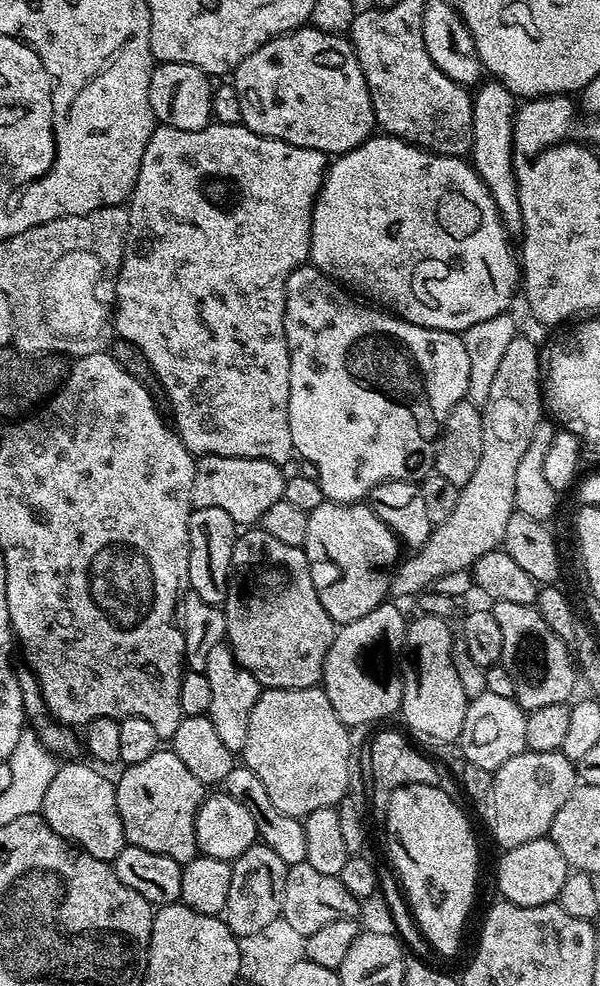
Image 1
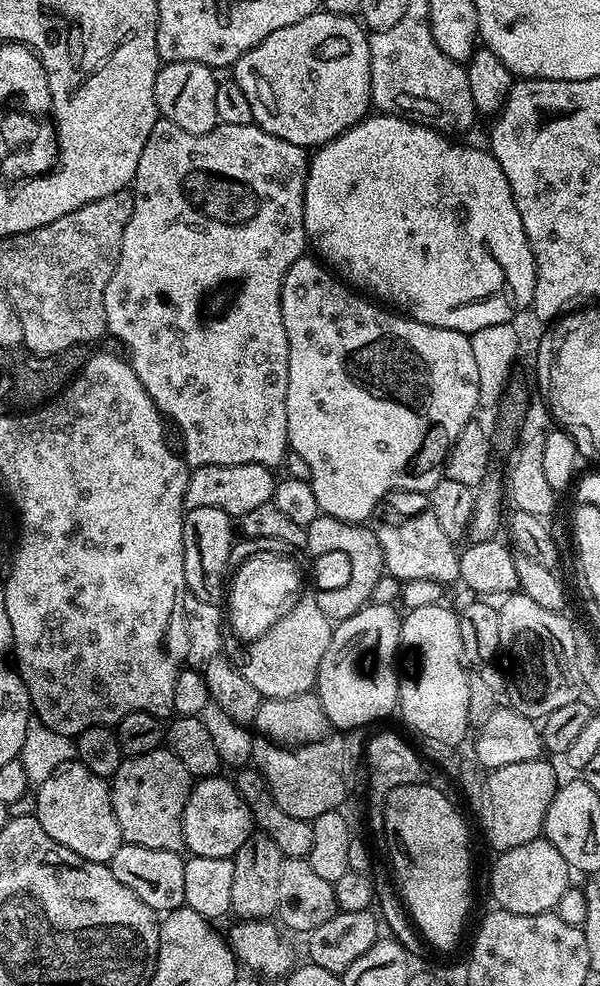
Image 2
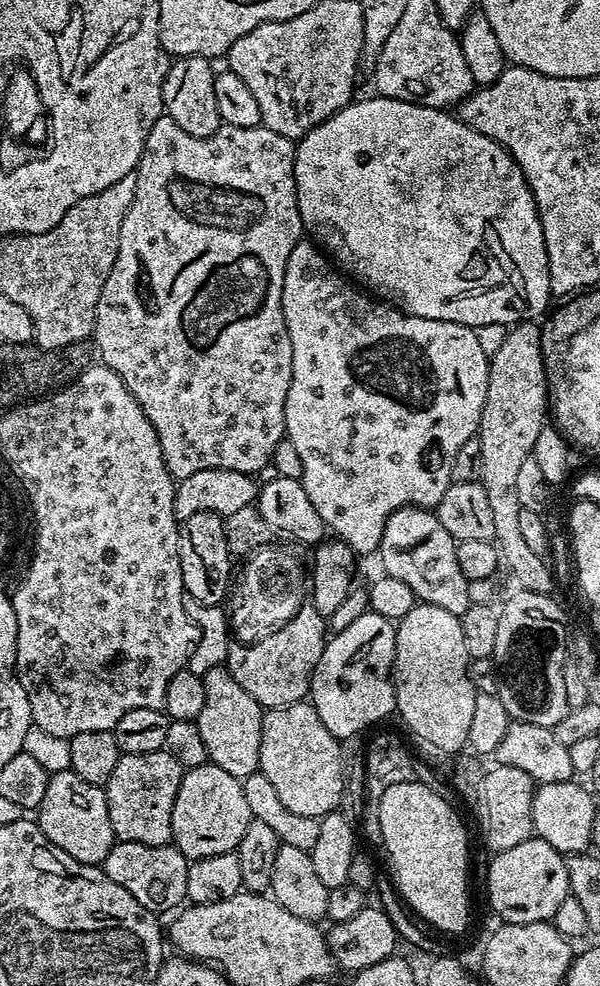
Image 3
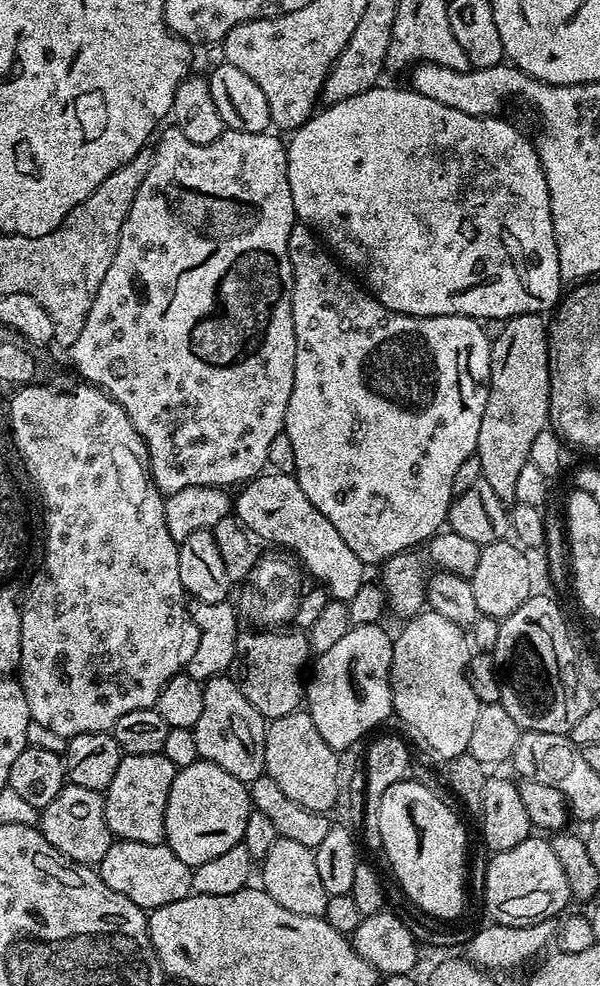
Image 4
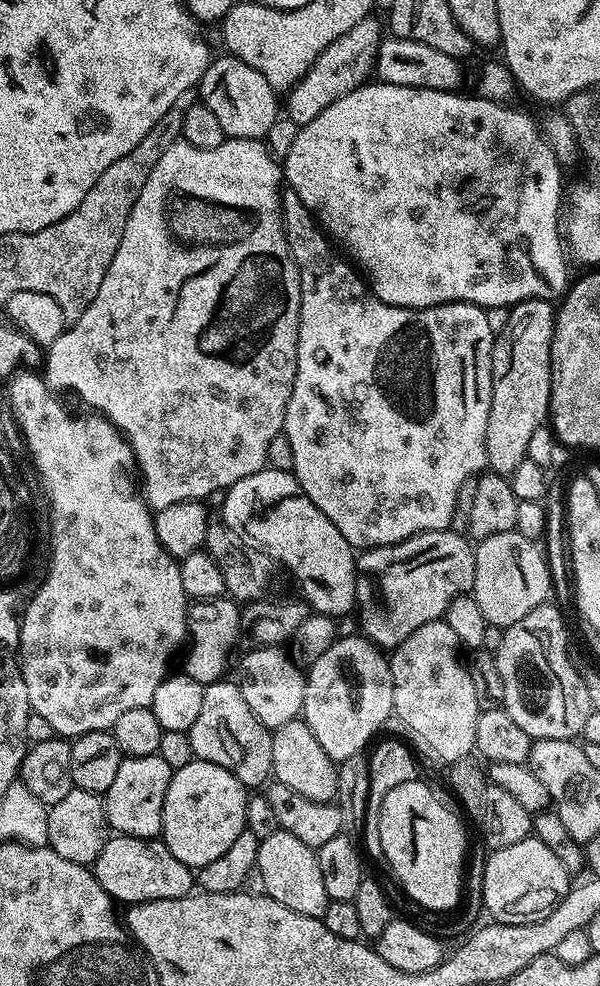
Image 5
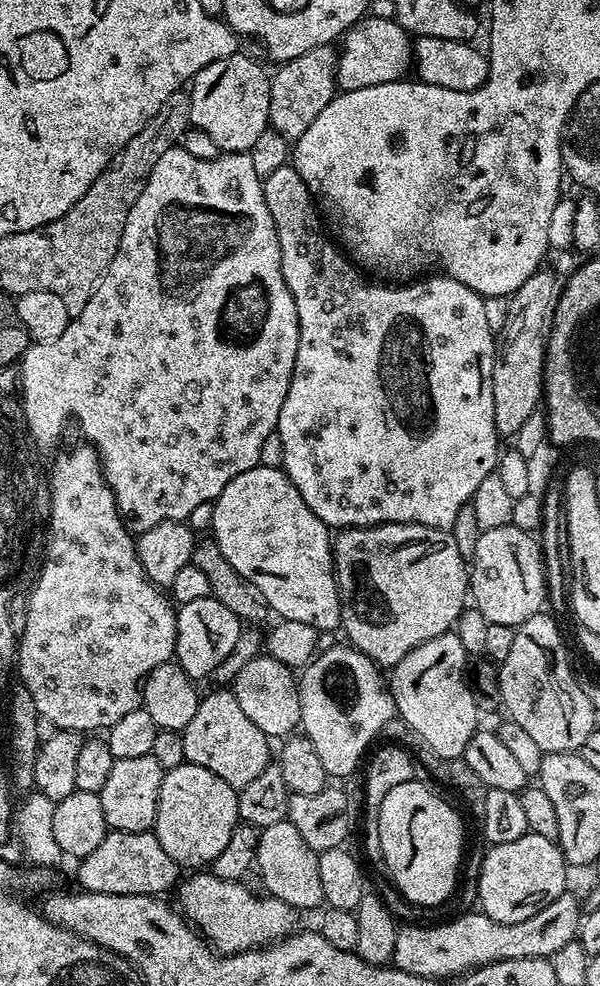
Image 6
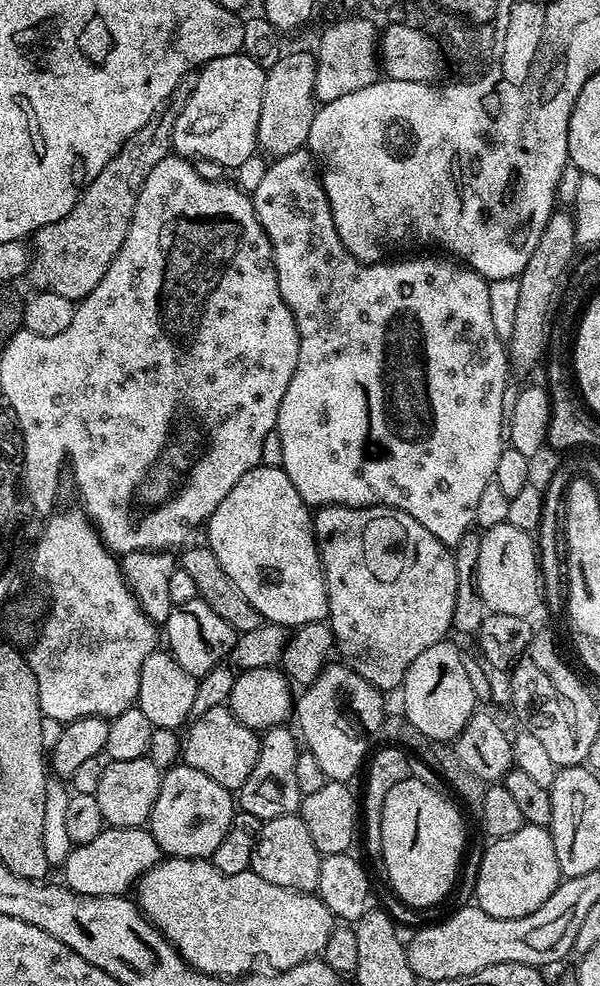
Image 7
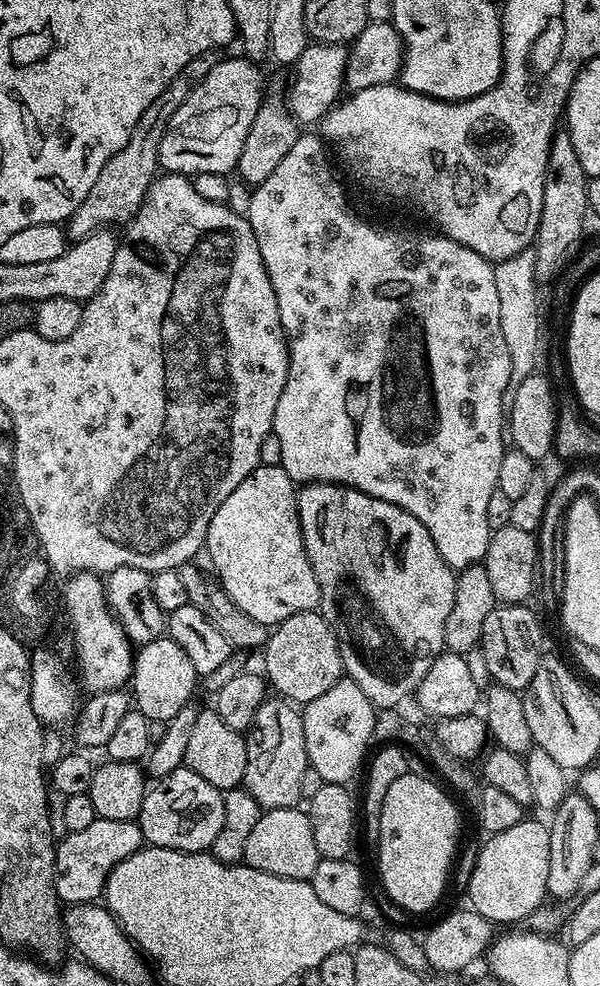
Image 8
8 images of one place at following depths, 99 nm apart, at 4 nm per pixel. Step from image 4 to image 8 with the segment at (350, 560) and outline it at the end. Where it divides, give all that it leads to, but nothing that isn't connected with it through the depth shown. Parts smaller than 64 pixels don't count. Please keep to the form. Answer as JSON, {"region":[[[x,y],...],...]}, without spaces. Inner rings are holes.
{"region":[[[261,464],[246,478],[242,478],[242,482],[238,482],[238,487],[231,492],[230,498],[226,498],[226,502],[222,502],[218,510],[214,510],[214,518],[210,518],[206,556],[208,552],[212,559],[211,571],[226,594],[230,594],[238,610],[250,614],[254,622],[277,626],[291,615],[311,612],[320,606],[318,578],[314,578],[314,570],[302,542],[302,526],[296,505],[297,491],[297,485],[290,474],[286,474],[286,470],[279,464]]]}

